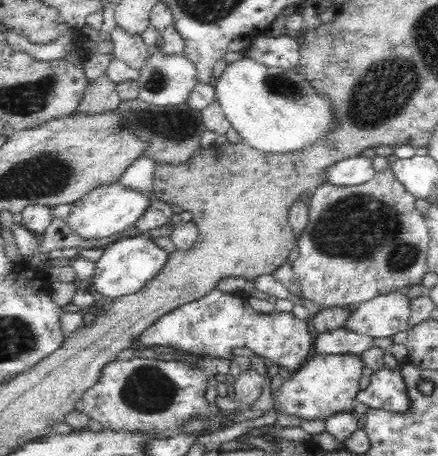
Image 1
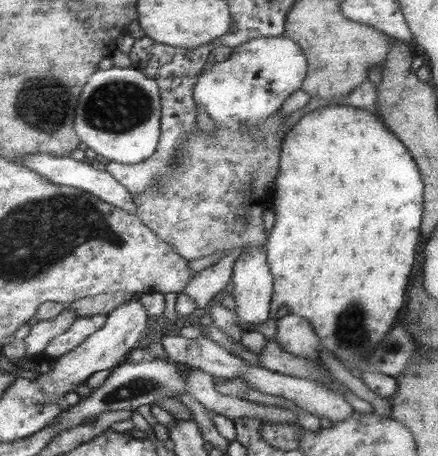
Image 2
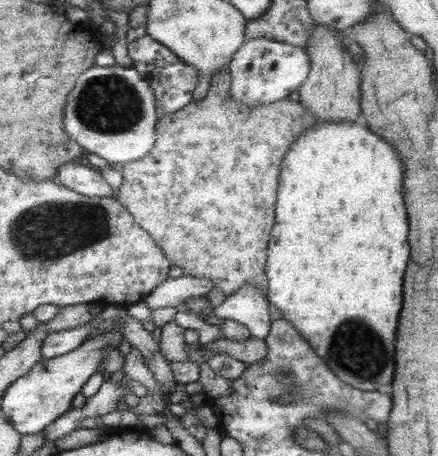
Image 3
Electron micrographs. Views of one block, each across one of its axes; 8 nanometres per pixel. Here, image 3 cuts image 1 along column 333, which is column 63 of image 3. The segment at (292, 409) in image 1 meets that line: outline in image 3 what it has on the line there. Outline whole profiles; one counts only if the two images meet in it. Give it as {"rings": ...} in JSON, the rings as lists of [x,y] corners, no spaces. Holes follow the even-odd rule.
{"rings":[[[117,328],[101,334],[97,338],[87,340],[87,344],[83,344],[81,348],[51,358],[51,360],[41,360],[29,376],[19,378],[5,394],[3,398],[3,414],[7,418],[7,422],[11,422],[23,436],[25,434],[39,434],[45,432],[49,426],[53,426],[59,418],[67,416],[67,412],[71,412],[75,408],[75,396],[83,394],[83,388],[87,386],[87,382],[91,382],[91,378],[95,374],[101,372],[105,356],[107,356],[107,346],[115,346],[121,344],[121,340],[125,338],[125,334],[121,334]]]}

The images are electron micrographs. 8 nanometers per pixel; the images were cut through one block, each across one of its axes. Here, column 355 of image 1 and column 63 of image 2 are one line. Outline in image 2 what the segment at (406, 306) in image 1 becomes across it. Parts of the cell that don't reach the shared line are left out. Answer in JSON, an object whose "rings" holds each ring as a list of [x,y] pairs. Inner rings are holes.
{"rings":[[[65,310],[61,316],[57,316],[55,320],[51,322],[39,322],[35,328],[31,328],[29,336],[25,338],[27,340],[27,354],[29,354],[29,360],[33,360],[35,356],[39,354],[45,354],[47,348],[51,346],[51,342],[55,338],[59,338],[61,334],[67,334],[67,330],[71,330],[77,322],[77,314],[73,310]]]}

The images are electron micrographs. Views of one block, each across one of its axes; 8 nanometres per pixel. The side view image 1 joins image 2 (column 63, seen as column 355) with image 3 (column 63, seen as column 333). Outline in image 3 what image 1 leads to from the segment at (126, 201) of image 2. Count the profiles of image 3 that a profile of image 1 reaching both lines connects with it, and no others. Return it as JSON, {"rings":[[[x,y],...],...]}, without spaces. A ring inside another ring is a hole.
{"rings":[[[73,162],[73,164],[65,164],[59,170],[59,184],[85,194],[85,196],[93,196],[93,198],[111,198],[111,186],[105,180],[103,174],[95,172],[89,164],[85,162]]]}

